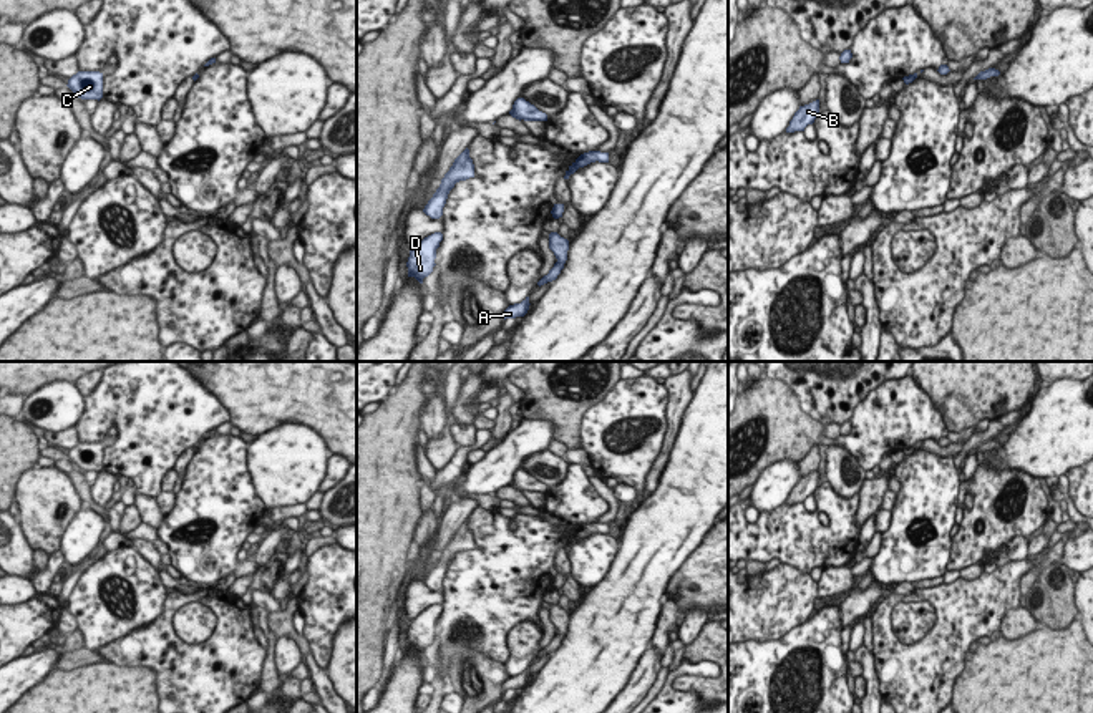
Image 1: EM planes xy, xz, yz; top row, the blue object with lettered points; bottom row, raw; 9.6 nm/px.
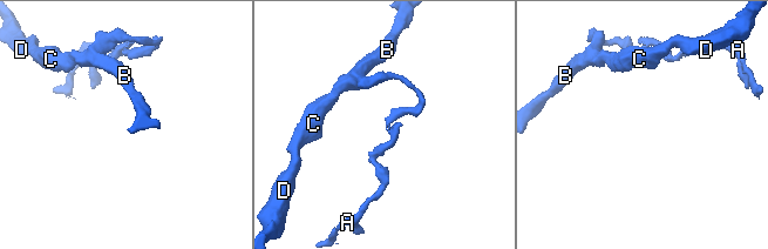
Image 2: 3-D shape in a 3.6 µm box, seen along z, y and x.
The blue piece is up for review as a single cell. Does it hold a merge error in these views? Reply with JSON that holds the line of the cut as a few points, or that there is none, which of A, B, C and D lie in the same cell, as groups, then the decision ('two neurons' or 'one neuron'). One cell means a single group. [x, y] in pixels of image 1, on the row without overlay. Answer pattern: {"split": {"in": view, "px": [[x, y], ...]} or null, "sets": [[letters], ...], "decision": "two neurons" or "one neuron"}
{"split": {"in": "xy", "px": [[194, 446], [198, 448]]}, "sets": [["A"], ["B", "C", "D"]], "decision": "two neurons"}

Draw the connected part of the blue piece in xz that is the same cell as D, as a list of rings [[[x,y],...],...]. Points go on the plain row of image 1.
[[[435,604],[423,612],[420,612],[411,622],[406,633],[408,638],[408,648],[415,648],[420,655],[423,655],[423,650],[428,648],[433,643],[435,630],[436,630],[436,620],[440,618],[440,614],[443,612],[441,604]]]

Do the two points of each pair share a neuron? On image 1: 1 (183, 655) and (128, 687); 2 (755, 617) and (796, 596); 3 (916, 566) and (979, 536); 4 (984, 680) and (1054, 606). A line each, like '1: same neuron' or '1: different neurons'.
1: different neurons
2: same neuron
3: different neurons
4: different neurons

